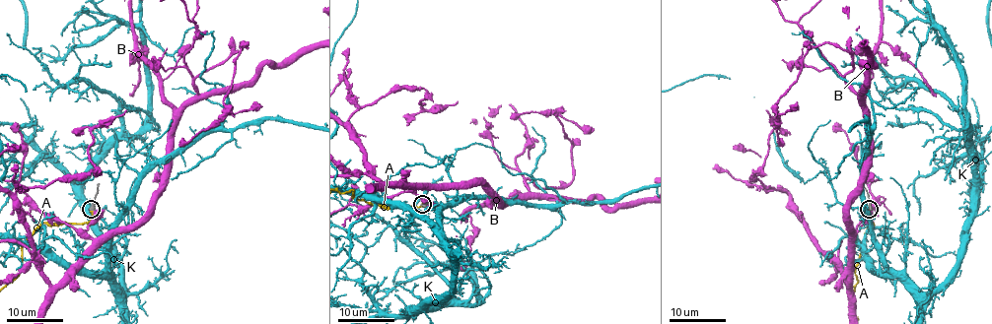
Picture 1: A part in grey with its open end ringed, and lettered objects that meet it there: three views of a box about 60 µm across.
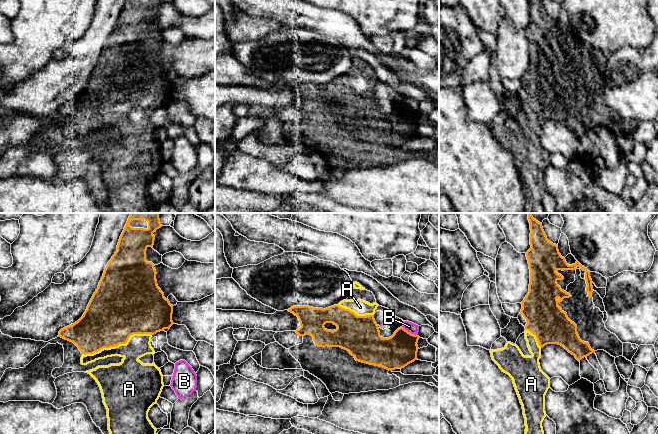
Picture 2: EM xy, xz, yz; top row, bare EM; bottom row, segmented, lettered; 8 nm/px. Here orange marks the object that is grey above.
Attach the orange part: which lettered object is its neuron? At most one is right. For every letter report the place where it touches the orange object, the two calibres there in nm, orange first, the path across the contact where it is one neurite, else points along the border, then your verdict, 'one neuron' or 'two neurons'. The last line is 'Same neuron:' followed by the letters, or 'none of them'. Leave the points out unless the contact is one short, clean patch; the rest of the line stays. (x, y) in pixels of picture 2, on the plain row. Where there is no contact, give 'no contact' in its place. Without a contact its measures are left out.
A: xy (118, 120) | 440/240 nm | one neuron
B: xz (409, 108) | 260/80 nm | along xz (402, 102), (417, 111) | two neurons
K: no contact | two neurons
Same neuron: A

